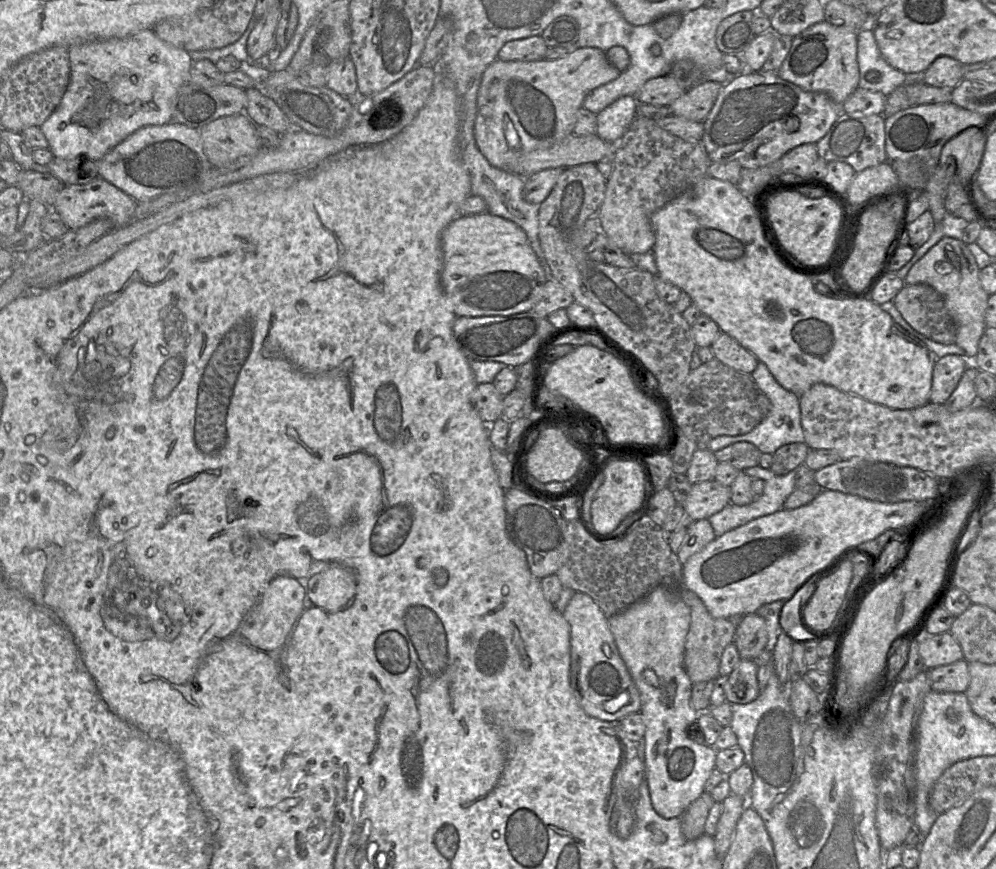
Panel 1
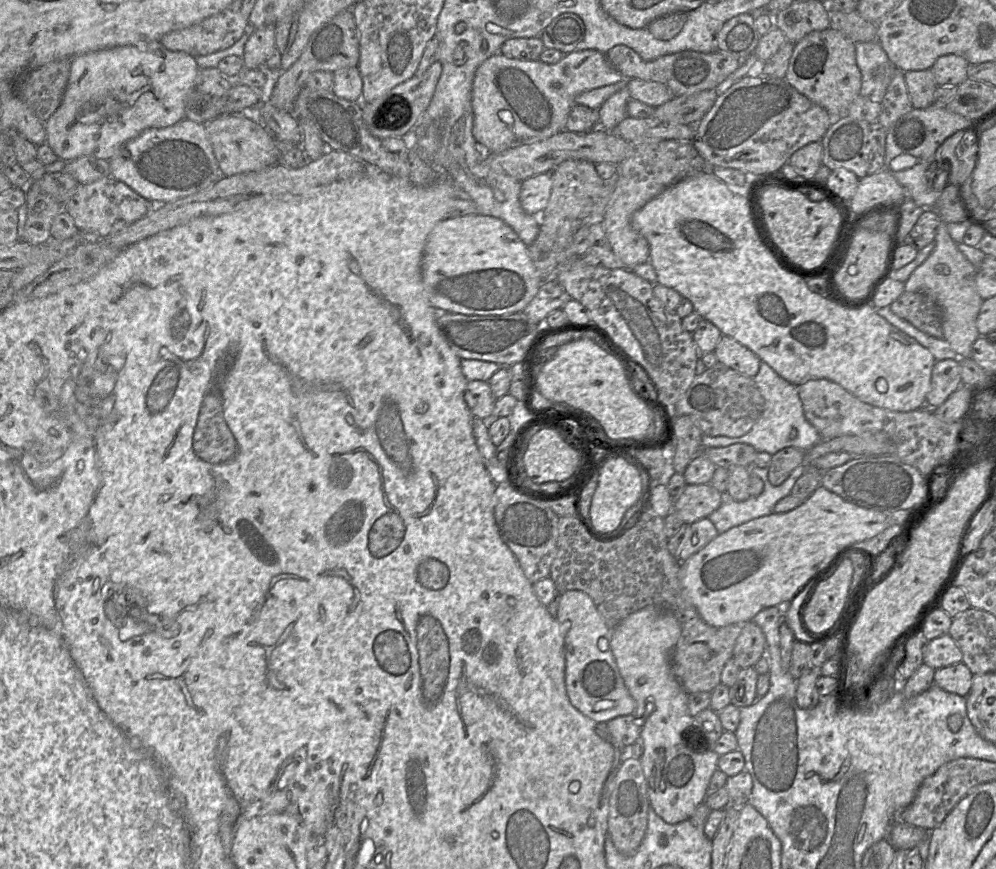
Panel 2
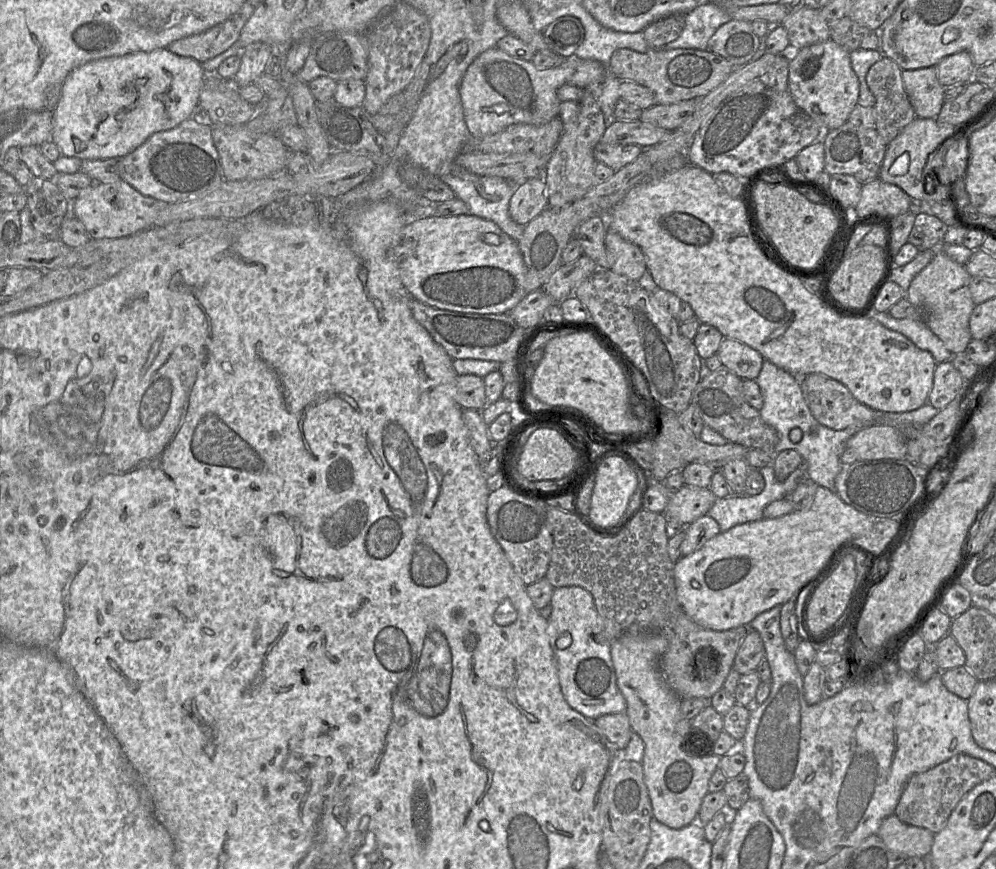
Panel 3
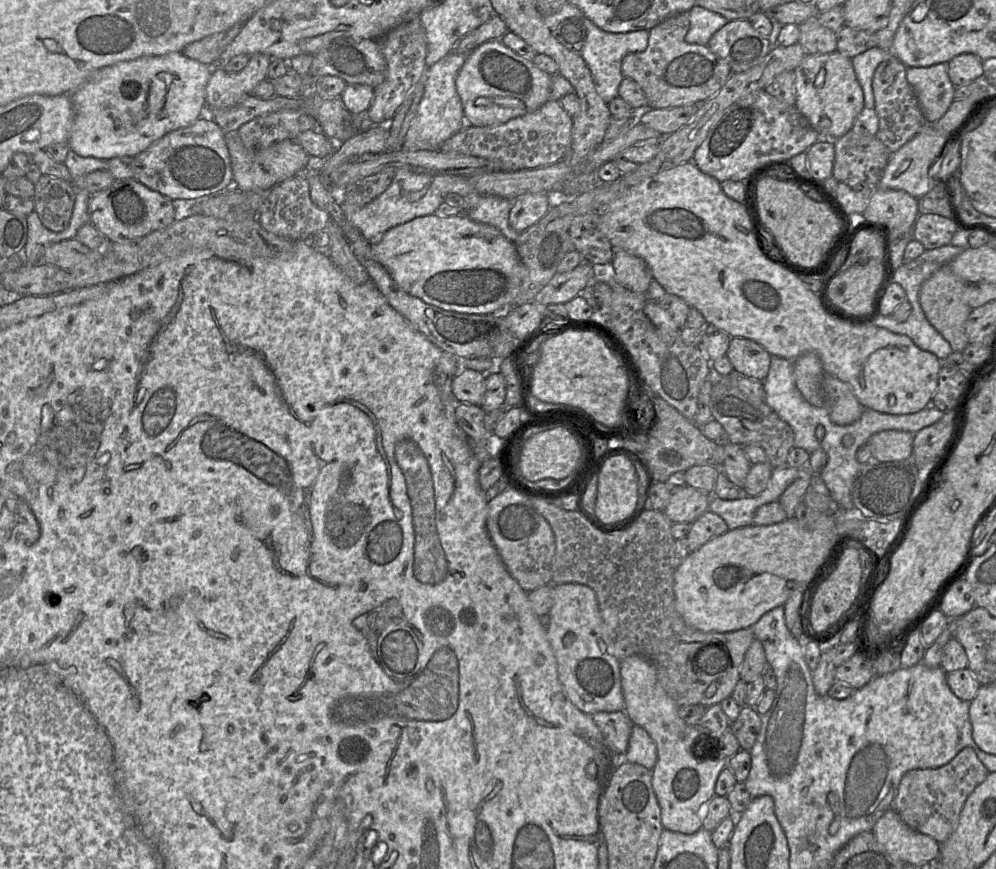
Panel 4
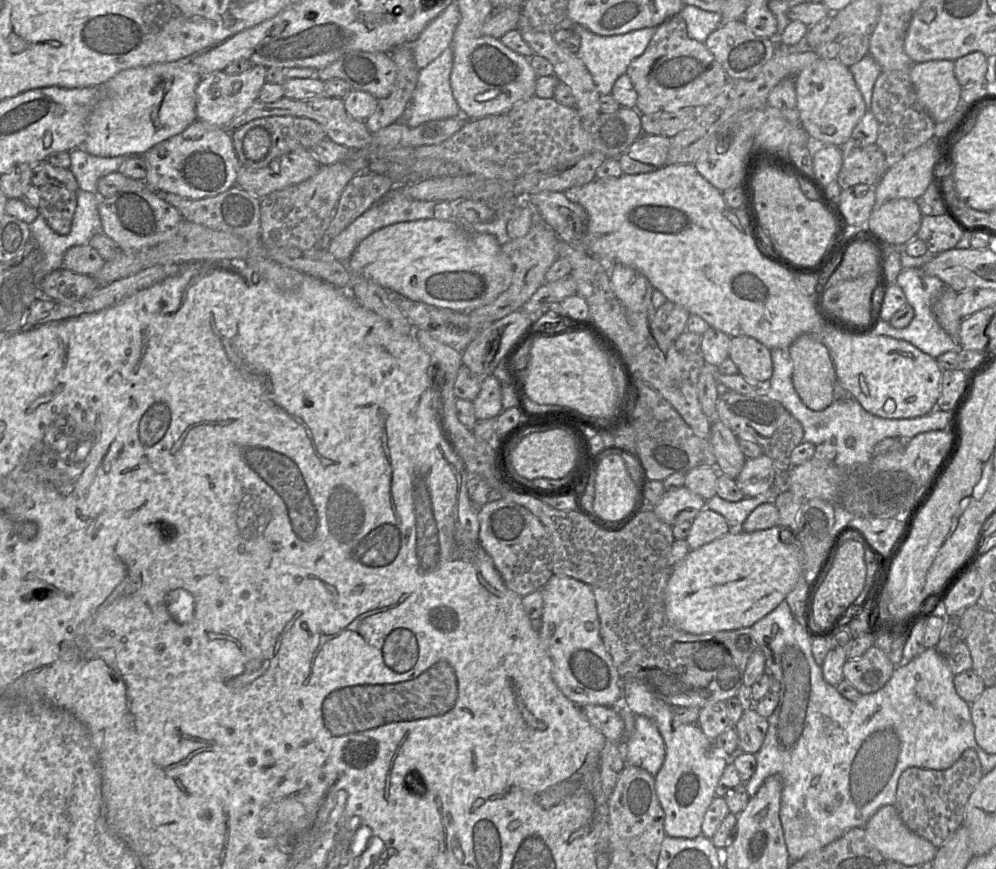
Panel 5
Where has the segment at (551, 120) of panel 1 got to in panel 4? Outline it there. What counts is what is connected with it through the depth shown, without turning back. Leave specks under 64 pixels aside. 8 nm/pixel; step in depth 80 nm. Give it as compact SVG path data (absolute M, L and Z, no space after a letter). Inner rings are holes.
M500 40L482 43L469 53L455 79L466 124L499 125L539 109L550 100L551 78Z

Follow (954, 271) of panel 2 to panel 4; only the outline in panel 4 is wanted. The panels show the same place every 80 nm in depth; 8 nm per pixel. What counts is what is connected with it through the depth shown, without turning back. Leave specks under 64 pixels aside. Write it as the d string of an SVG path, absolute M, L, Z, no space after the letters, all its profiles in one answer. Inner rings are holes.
M946 264L940 266L920 288L920 305L927 320L949 342L955 352L963 352L969 344L965 324L973 309L965 303L965 284Z

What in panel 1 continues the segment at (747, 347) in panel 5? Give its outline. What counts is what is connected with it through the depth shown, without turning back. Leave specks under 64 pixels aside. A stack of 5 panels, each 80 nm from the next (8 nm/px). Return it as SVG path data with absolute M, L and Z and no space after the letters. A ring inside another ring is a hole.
M721 332L711 348L714 358L745 374L752 374L759 363L756 356L726 333Z

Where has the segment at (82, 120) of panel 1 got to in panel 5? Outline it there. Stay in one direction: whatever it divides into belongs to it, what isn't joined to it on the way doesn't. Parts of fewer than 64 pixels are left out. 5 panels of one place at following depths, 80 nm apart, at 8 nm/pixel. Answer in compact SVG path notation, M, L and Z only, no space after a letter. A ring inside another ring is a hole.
M191 59L120 71L102 85L103 96L87 120L87 136L79 148L100 157L141 156L156 144L182 133L197 120L196 88L202 77Z

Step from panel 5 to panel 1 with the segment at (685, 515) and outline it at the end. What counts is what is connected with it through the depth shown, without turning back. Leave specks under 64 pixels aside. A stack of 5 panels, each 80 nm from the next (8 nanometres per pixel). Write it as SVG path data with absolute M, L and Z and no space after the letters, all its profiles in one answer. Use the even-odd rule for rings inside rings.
M713 479L693 484L687 499L679 504L696 521L708 519L721 511L730 503L730 497L730 486L723 486Z

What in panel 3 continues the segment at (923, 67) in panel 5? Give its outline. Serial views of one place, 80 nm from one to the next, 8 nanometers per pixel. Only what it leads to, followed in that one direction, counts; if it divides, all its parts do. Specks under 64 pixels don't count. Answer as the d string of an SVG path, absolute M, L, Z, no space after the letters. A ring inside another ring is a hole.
M937 68L902 70L902 80L916 117L923 119L936 118L944 104L944 86L938 80Z

